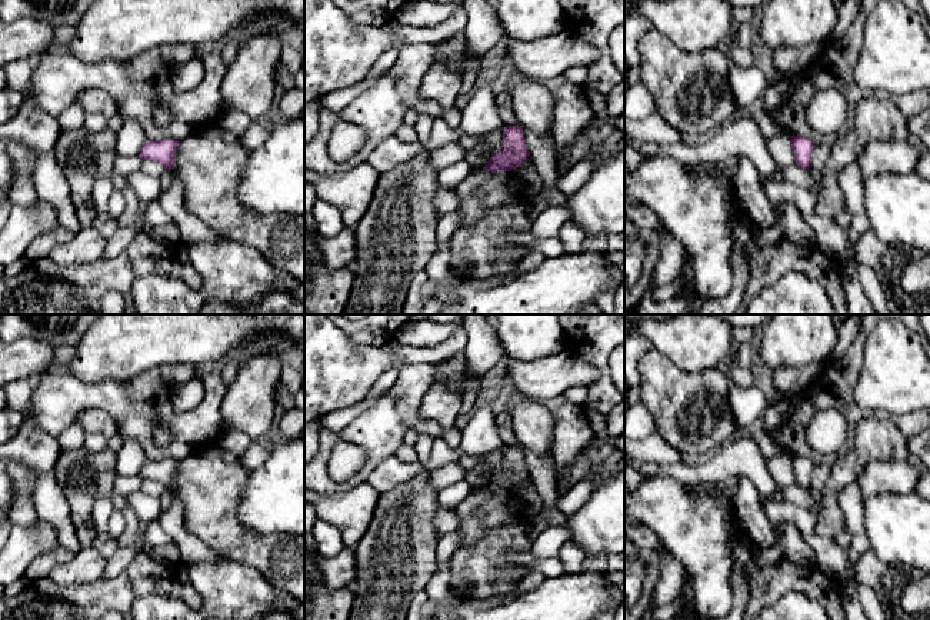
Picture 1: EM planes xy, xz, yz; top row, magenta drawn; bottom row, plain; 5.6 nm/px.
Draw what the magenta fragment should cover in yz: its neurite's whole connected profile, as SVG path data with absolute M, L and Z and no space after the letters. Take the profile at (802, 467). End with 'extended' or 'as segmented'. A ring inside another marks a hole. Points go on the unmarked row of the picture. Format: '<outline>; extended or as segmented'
M793 454L791 467L793 467L796 484L801 489L809 490L811 487L811 471L814 463L806 457Z; as segmented

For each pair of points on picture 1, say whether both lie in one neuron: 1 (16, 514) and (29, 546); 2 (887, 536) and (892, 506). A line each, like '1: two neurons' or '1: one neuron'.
1: two neurons
2: one neuron

